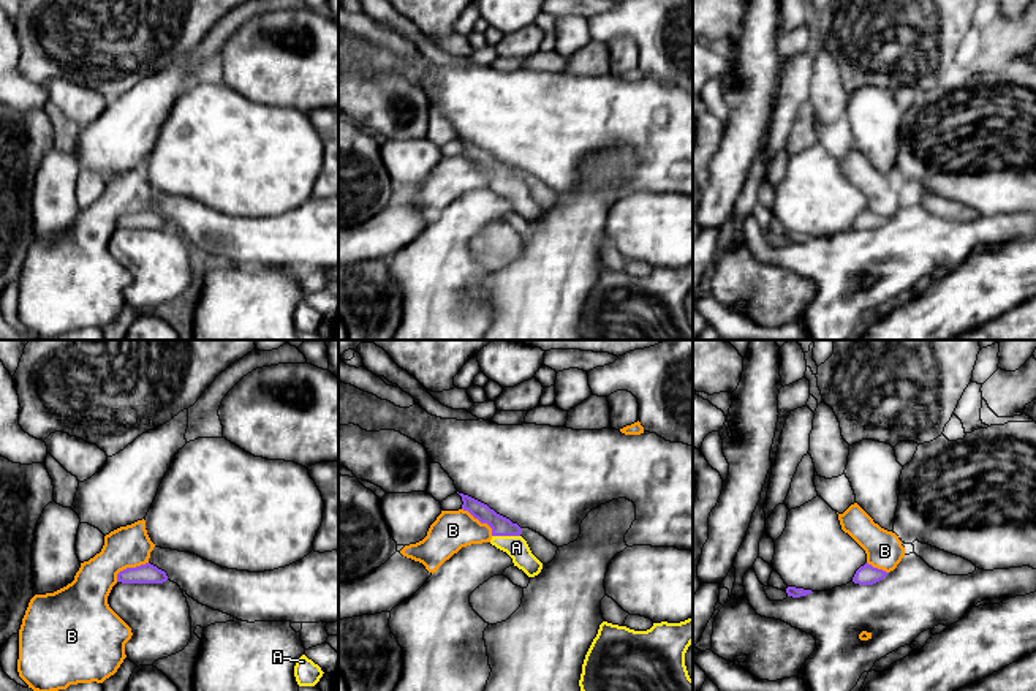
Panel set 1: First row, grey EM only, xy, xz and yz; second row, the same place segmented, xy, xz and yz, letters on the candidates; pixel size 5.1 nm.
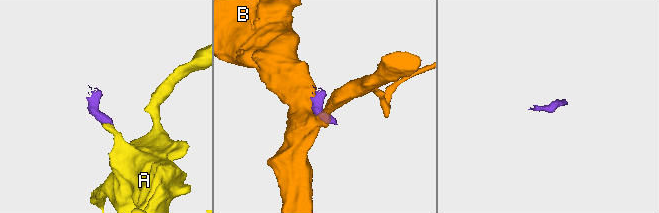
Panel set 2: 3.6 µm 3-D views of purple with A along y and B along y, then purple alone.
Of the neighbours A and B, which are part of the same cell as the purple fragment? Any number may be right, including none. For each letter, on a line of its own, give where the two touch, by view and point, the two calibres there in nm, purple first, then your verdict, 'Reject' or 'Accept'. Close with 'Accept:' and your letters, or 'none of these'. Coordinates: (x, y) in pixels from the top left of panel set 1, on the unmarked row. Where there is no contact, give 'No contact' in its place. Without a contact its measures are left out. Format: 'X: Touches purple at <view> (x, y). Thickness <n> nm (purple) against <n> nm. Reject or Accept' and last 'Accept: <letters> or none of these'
A: Touches purple at xz (506, 181). Thickness 100 nm (purple) against 110 nm. Accept
B: Touches purple at xy (128, 214). Thickness 100 nm (purple) against 220 nm. Reject
Accept: A

